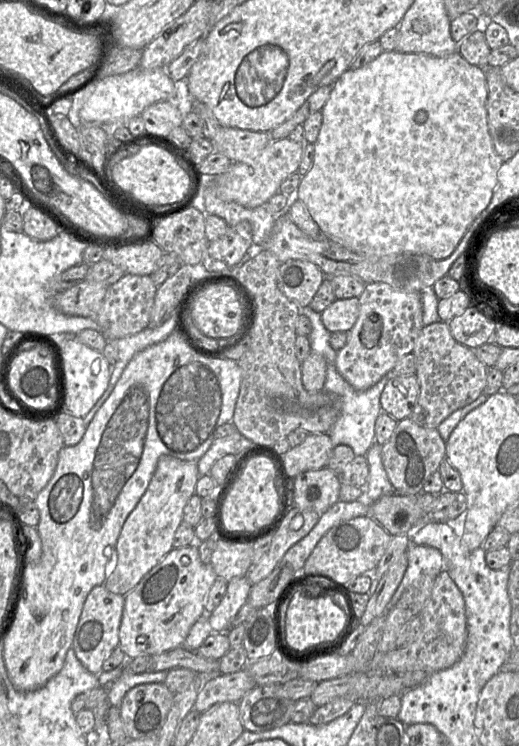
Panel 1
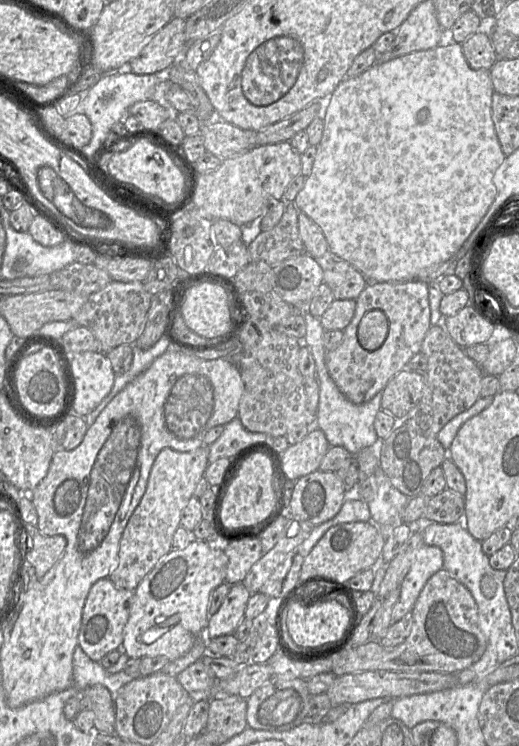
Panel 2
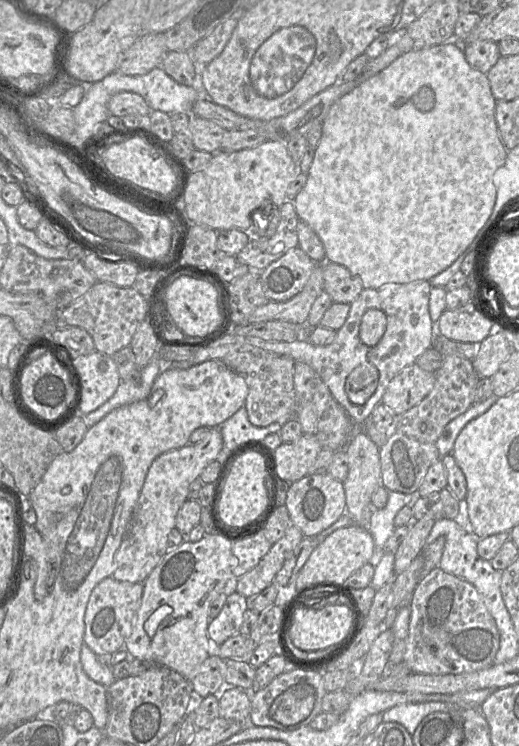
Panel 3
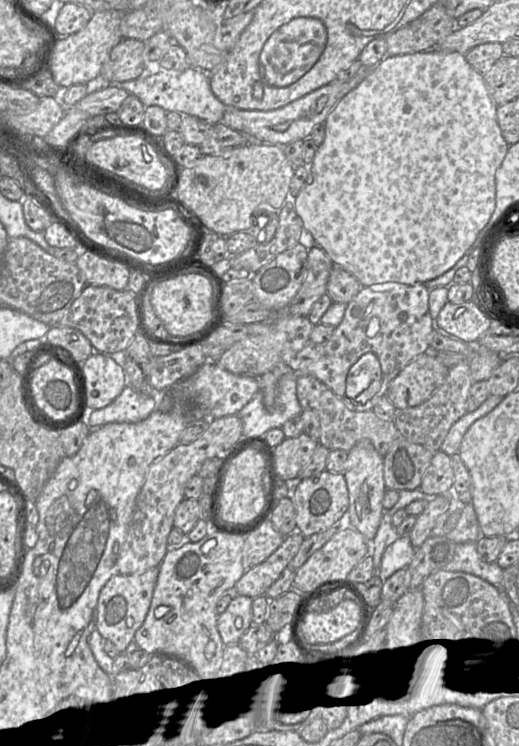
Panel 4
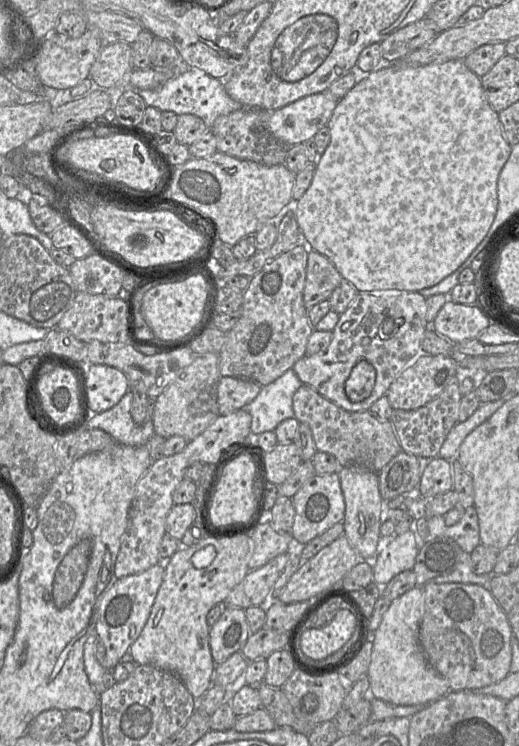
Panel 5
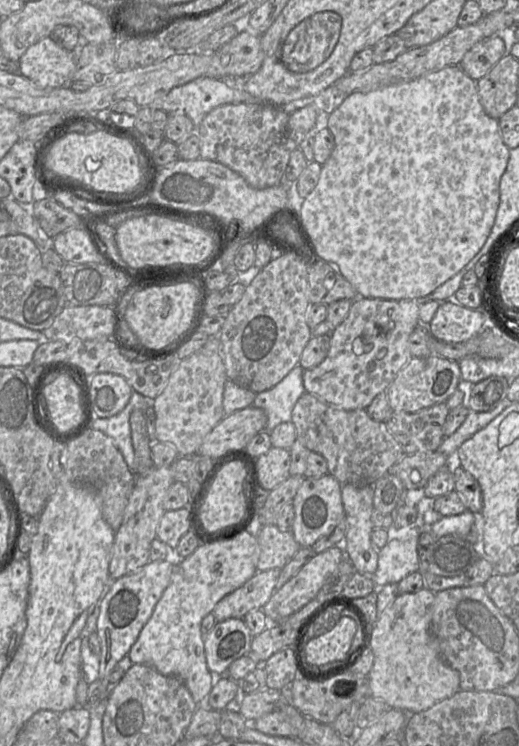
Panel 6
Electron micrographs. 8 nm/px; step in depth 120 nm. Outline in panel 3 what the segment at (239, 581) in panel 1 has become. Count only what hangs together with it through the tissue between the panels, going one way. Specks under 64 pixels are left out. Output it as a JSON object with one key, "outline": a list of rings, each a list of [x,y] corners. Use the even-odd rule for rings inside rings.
{"outline":[[[234,591],[227,596],[225,604],[217,617],[208,625],[208,636],[216,645],[240,634],[244,613],[249,609],[249,599]]]}

